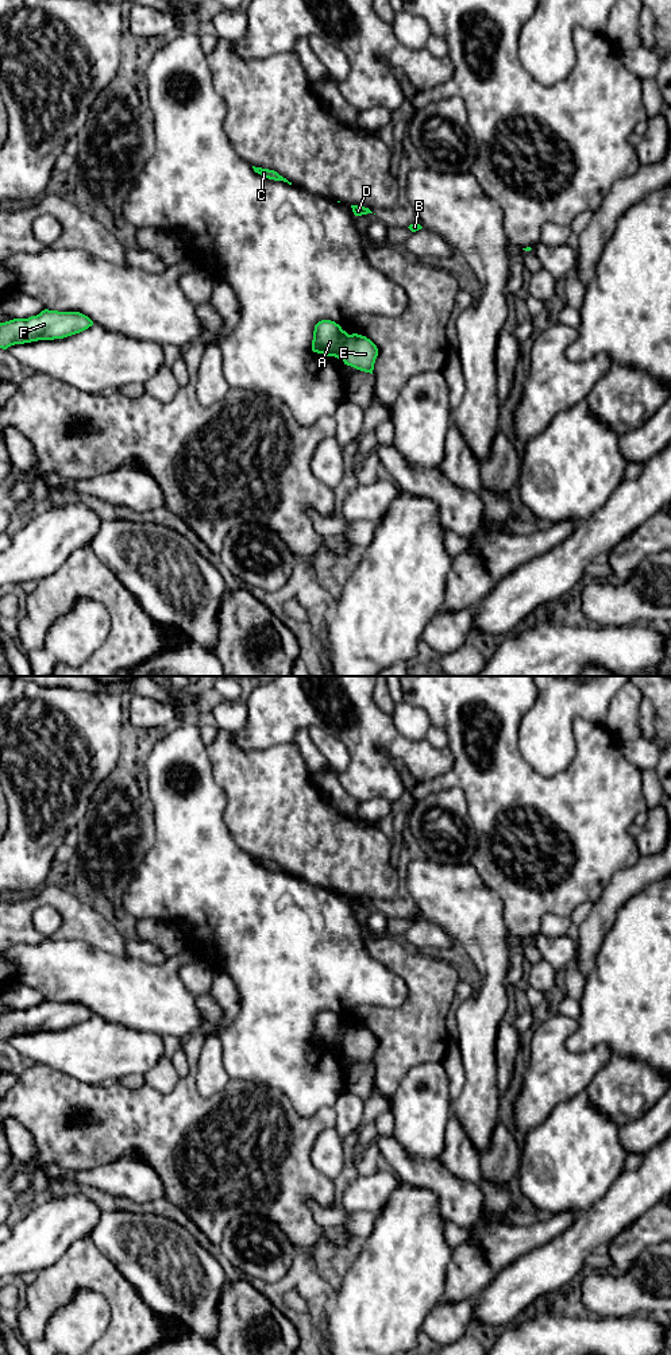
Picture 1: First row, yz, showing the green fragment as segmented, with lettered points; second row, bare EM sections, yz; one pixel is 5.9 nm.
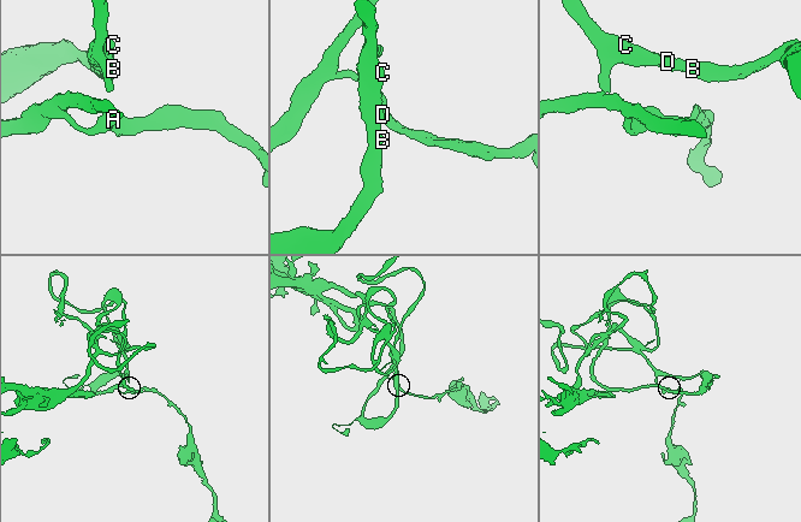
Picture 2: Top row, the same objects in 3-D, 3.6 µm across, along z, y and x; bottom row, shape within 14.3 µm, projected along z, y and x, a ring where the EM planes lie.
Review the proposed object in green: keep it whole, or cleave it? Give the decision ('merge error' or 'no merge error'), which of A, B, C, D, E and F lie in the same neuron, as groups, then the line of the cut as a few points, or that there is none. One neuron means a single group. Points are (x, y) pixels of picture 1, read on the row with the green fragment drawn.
merge error | A B C D F / E | yz (349, 335), (342, 358)

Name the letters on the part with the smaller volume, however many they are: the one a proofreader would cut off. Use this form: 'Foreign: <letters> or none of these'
Foreign: E

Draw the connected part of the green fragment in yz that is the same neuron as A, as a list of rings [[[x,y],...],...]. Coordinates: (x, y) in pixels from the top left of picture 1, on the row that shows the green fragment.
[[[321,320],[315,325],[312,351],[325,356],[343,359],[343,347],[348,333],[331,320]]]

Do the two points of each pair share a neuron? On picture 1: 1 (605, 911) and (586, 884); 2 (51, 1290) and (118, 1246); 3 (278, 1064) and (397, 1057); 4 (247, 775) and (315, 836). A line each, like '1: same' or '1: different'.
1: different
2: different
3: different
4: same

